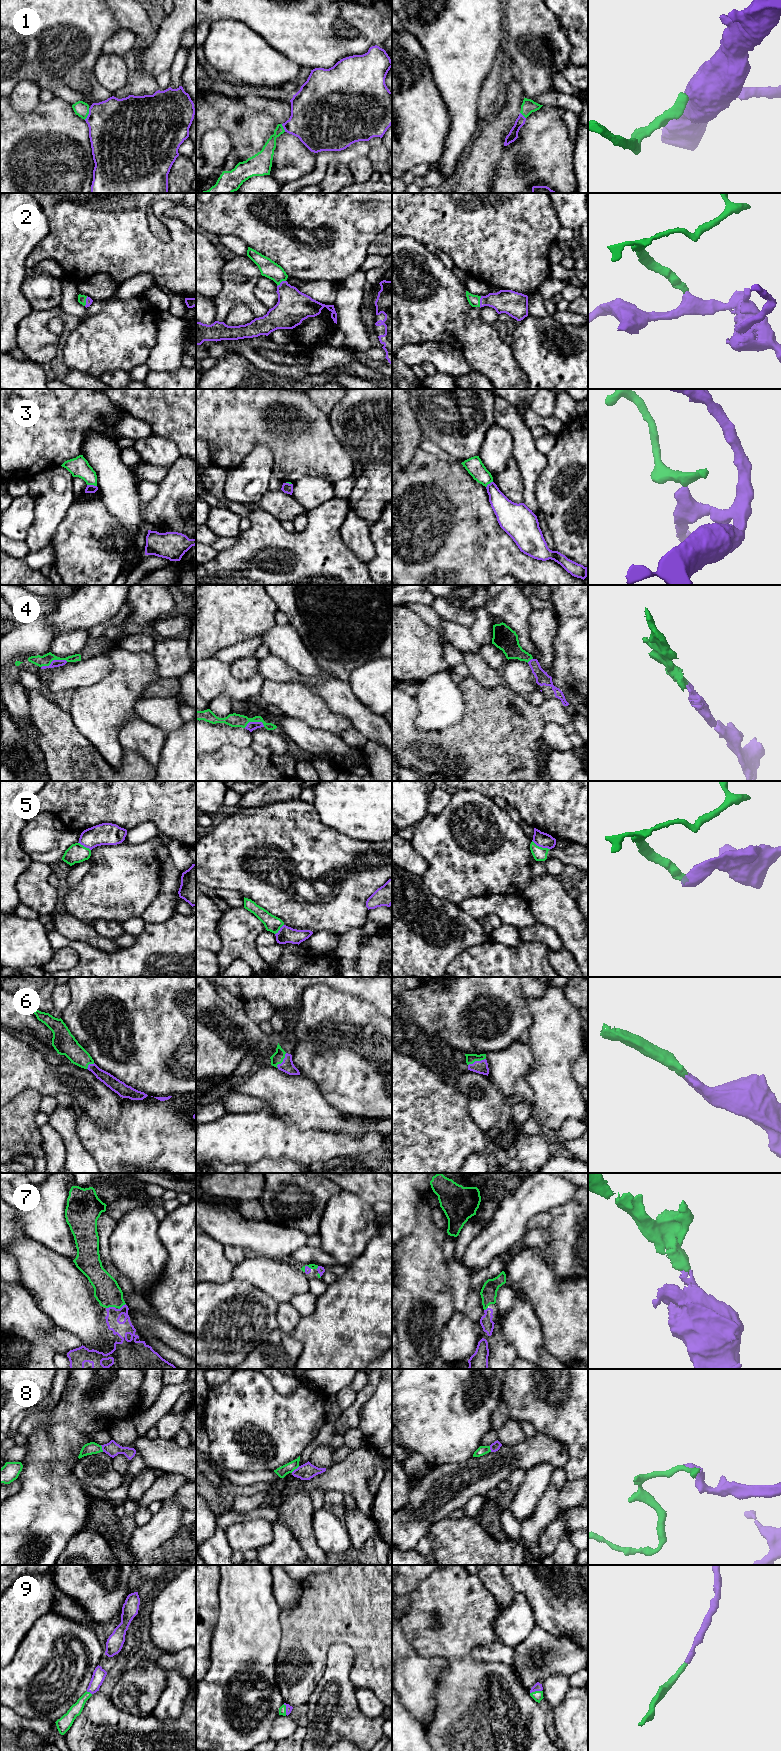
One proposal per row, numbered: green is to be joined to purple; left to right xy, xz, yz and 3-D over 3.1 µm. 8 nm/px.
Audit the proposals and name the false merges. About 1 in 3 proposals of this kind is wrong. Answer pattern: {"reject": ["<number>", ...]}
{"reject": ["3", "5", "8"]}

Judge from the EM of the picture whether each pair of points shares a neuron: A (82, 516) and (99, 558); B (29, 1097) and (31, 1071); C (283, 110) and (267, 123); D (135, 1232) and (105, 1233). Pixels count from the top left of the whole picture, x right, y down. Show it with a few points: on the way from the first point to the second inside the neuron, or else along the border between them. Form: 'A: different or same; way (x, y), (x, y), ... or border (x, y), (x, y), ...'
A: same; way (88, 526), (89, 548)
B: different; border (41, 1094), (31, 1089), (24, 1089), (10, 1101)
C: different; border (252, 107), (267, 112), (278, 123)
D: different; border (117, 1221), (109, 1238), (109, 1254), (111, 1257)

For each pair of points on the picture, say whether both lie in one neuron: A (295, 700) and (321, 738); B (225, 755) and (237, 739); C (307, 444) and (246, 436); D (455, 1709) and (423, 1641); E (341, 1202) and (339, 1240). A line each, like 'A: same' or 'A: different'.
A: different
B: different
C: same
D: same
E: same

